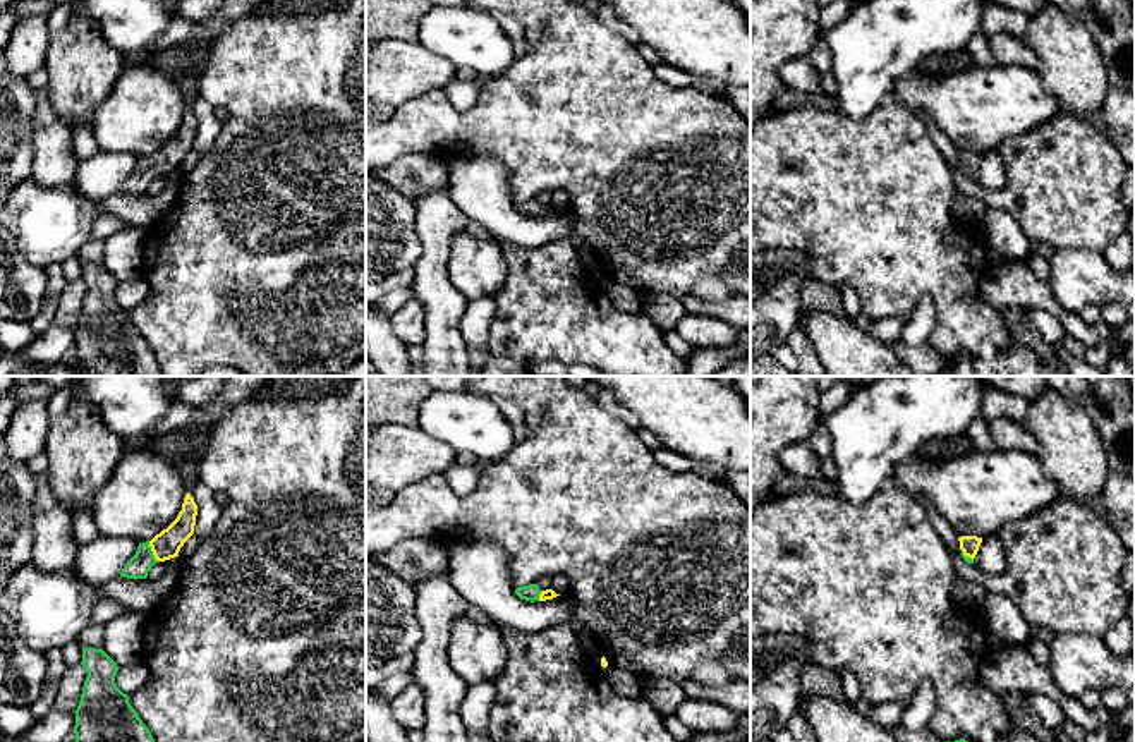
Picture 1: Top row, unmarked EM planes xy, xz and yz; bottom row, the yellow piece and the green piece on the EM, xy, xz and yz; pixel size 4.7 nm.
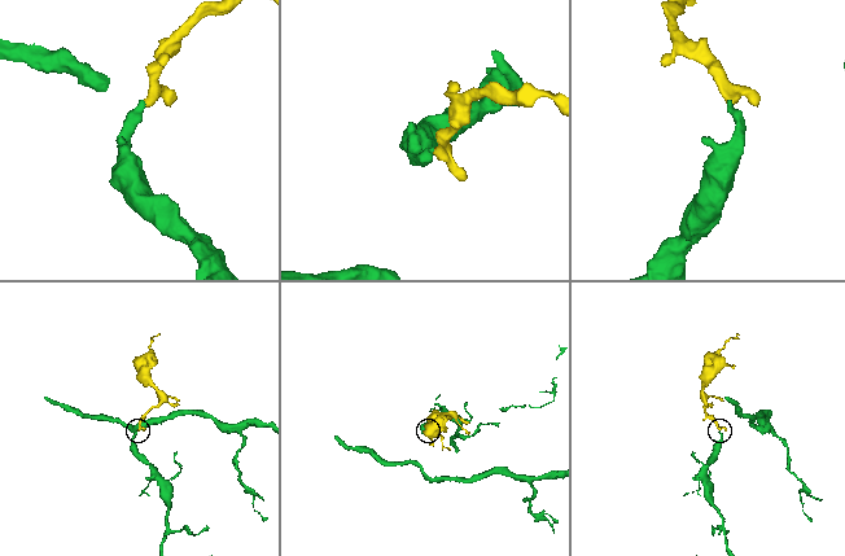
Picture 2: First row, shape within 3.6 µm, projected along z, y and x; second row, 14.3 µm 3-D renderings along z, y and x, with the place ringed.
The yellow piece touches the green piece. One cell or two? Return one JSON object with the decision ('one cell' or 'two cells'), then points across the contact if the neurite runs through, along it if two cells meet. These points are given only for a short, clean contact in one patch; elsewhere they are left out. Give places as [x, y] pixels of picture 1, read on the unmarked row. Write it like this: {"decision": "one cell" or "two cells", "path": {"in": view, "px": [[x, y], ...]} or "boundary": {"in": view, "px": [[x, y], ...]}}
{"decision": "one cell", "path": {"in": "xy", "px": [[165, 160], [153, 167], [138, 182]]}}

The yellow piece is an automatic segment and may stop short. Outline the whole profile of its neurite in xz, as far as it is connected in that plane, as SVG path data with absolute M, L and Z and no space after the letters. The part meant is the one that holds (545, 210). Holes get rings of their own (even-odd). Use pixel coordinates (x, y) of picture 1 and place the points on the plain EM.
M529 199L515 204L517 211L525 216L546 216L553 215L560 210L556 210L553 204L541 206L537 199Z

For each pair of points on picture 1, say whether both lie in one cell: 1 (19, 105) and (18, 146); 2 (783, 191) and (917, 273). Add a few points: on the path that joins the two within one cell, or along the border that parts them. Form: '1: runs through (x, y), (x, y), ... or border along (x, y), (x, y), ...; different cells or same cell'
1: runs through (18, 115), (18, 136); same cell
2: runs through (816, 191), (835, 191), (885, 241); same cell

